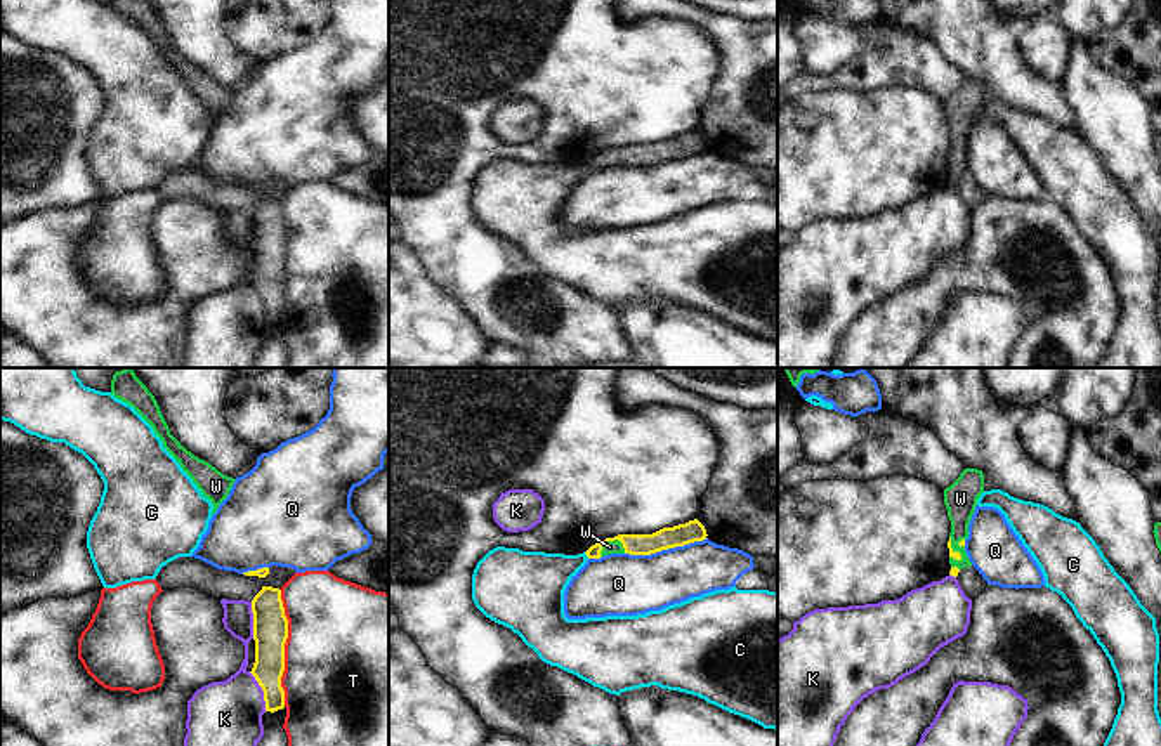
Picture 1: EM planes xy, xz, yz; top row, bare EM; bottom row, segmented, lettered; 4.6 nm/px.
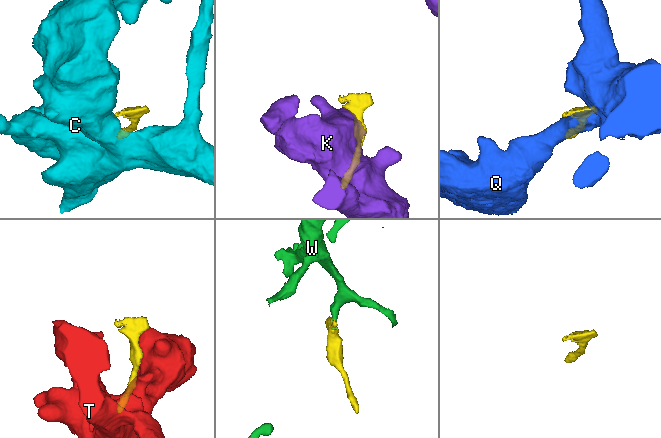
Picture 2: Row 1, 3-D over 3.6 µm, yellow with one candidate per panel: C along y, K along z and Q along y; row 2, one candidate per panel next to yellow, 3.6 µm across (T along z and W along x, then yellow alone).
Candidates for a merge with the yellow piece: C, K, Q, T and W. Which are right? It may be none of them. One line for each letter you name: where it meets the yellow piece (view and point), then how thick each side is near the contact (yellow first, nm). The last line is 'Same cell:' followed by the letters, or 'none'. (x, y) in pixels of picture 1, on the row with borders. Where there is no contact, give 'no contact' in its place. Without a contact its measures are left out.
W: contact xz (611, 540); calibres 100 and 60 nm
Same cell: W

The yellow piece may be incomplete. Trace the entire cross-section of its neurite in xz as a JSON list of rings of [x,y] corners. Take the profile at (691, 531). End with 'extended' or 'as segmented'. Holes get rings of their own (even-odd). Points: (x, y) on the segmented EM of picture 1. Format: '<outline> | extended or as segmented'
[[[694,519],[673,527],[663,527],[653,534],[618,534],[600,540],[585,553],[588,559],[600,559],[609,553],[651,555],[661,550],[684,546],[706,540],[705,526]]] | extended

